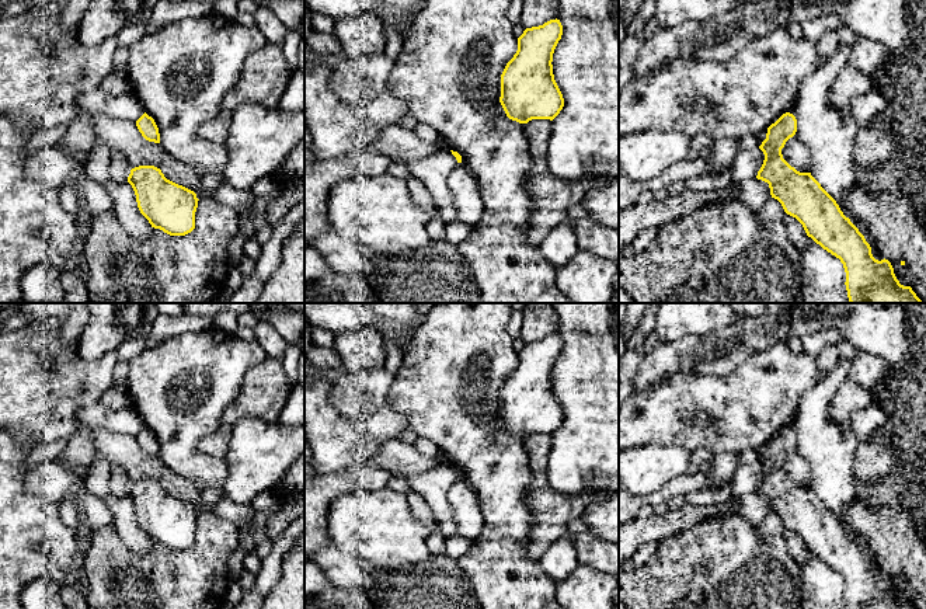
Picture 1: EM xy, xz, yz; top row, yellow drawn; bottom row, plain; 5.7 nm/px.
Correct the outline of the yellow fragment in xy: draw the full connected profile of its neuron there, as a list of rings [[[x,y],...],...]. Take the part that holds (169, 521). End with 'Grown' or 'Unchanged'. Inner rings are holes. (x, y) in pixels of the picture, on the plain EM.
[[[154,480],[130,484],[132,500],[140,528],[152,542],[170,550],[185,550],[195,543],[196,508],[164,491]]]. Unchanged

